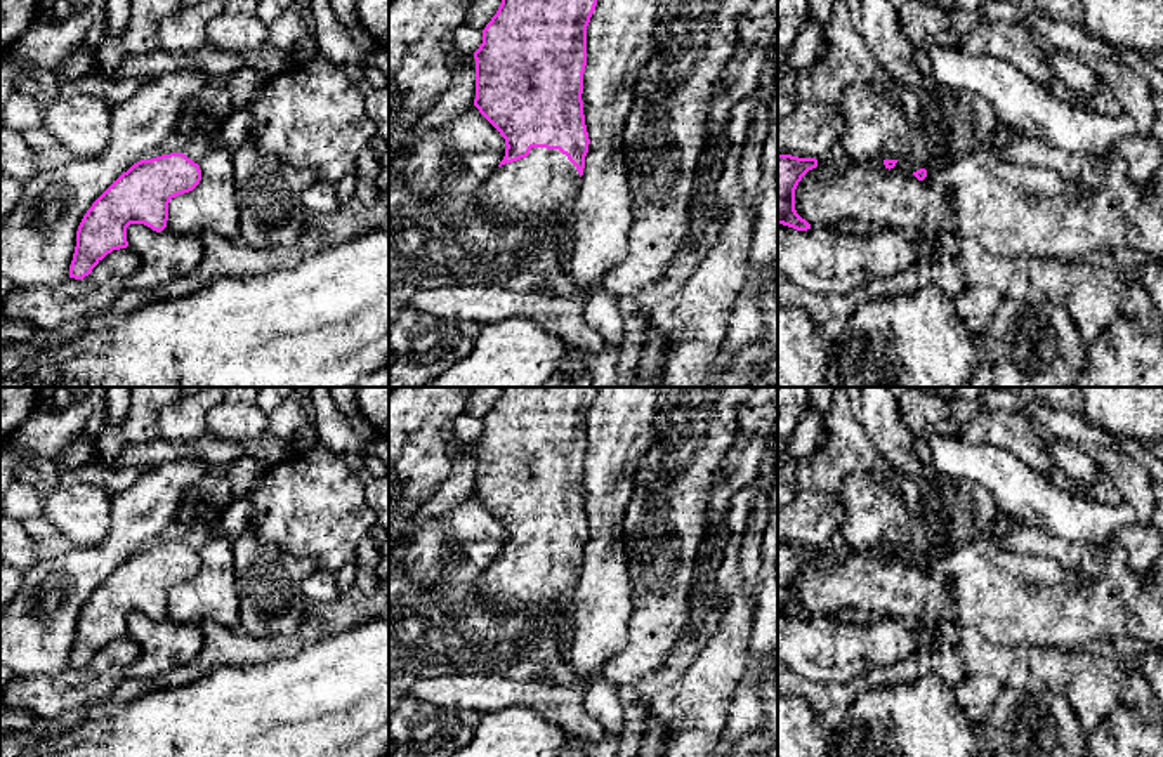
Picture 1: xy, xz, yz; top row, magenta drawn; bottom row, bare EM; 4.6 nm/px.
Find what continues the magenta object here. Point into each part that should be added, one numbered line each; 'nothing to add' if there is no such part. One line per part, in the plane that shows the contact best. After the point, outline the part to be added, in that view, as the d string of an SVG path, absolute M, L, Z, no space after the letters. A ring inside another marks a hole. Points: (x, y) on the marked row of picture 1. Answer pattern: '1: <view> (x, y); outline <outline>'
1: xz (544, 184); outline M531 148L526 158L498 167L476 189L479 207L502 224L540 217L557 240L564 273L573 252L573 203L582 177L559 149Z

